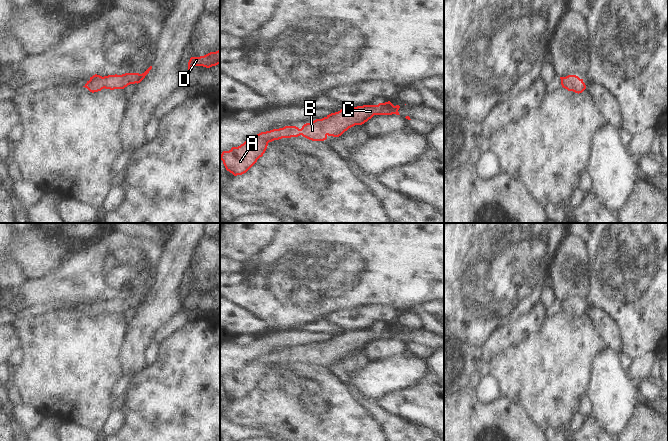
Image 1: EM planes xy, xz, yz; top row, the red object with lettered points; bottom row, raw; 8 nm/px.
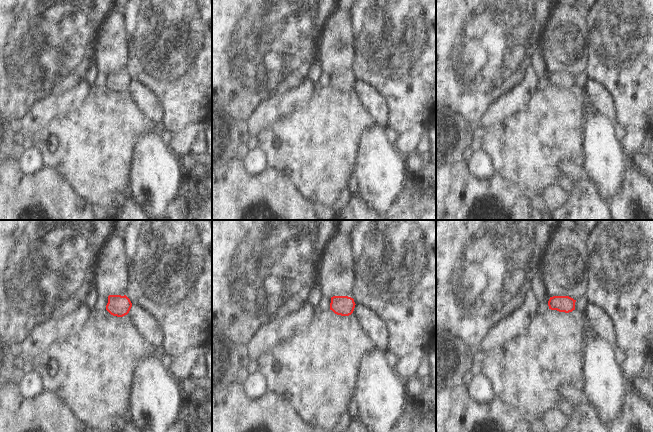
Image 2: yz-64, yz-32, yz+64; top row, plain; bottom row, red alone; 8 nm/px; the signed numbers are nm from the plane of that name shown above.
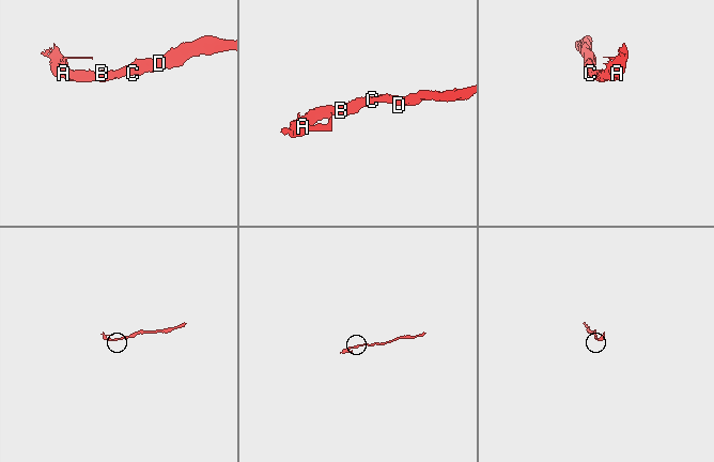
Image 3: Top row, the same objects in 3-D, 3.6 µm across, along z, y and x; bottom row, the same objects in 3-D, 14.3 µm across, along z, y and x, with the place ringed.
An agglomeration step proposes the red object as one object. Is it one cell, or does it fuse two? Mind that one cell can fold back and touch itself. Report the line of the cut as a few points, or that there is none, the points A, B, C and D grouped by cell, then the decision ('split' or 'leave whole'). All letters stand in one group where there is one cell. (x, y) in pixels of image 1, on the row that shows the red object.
no cut; A B C D; leave whole

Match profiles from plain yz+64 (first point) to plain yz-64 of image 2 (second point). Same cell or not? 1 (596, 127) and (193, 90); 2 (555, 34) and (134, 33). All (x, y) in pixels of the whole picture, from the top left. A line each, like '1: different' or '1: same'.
1: different
2: different

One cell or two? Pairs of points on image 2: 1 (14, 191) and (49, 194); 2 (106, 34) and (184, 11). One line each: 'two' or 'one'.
1: one
2: two

